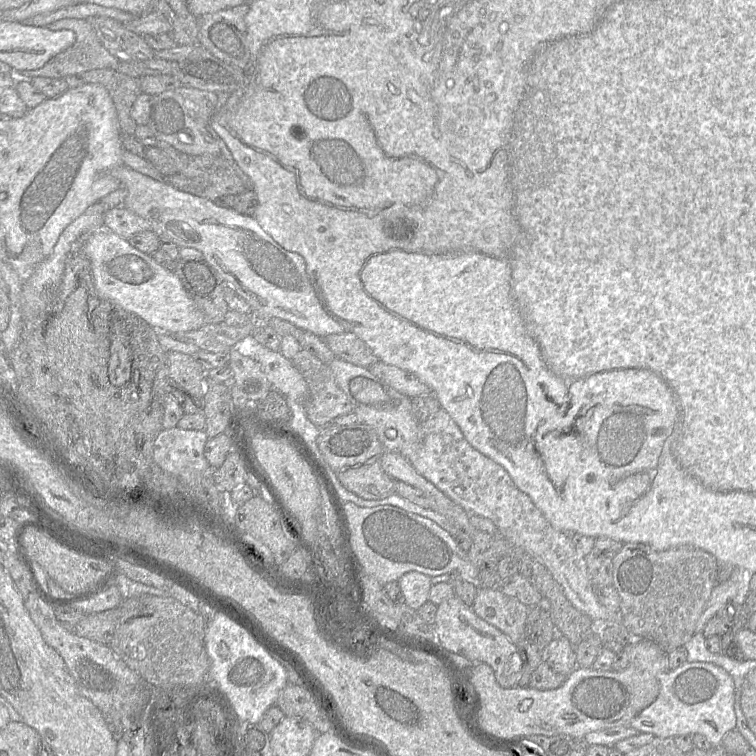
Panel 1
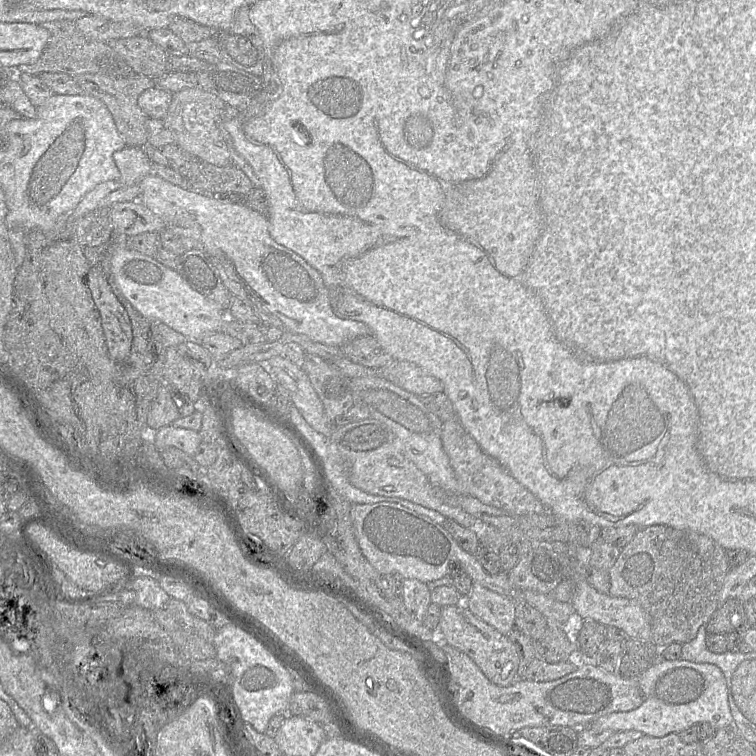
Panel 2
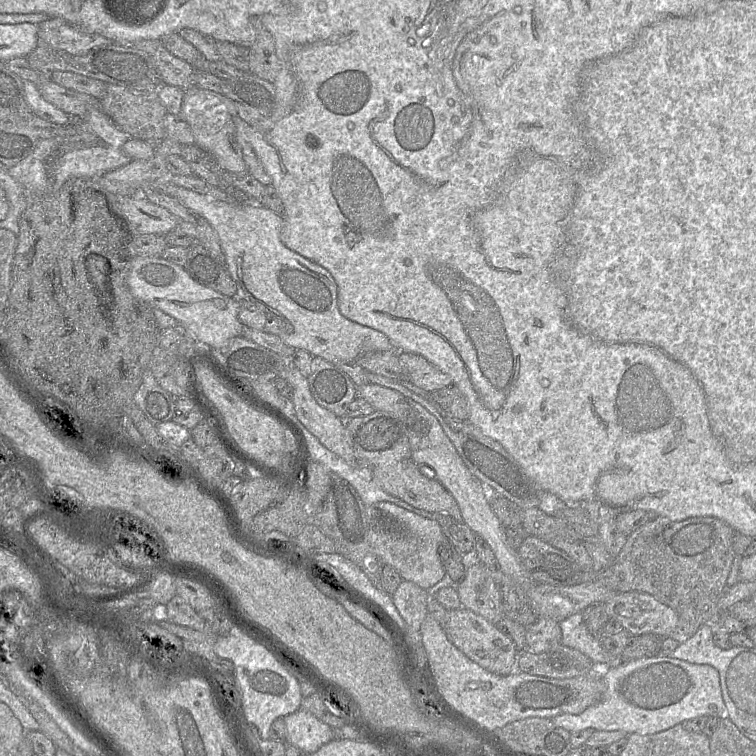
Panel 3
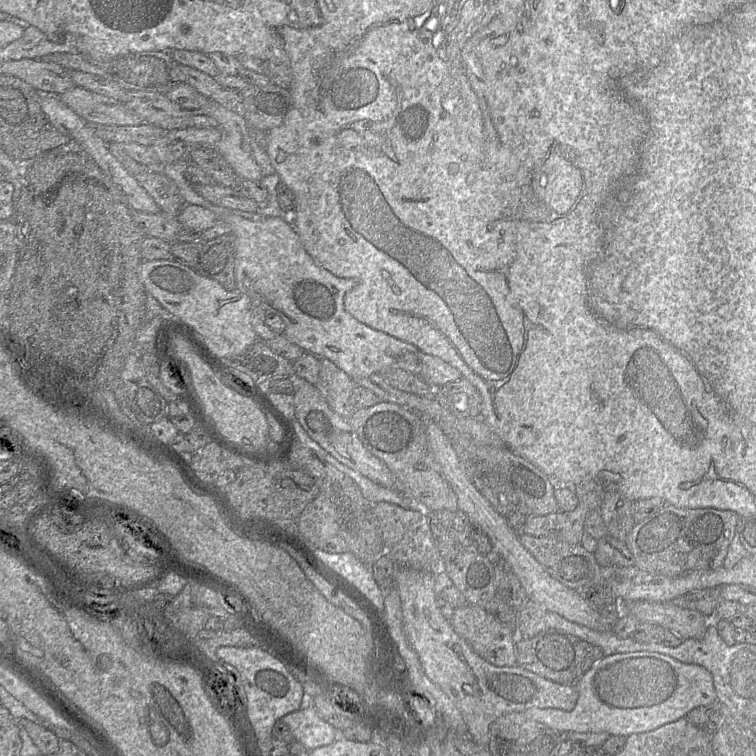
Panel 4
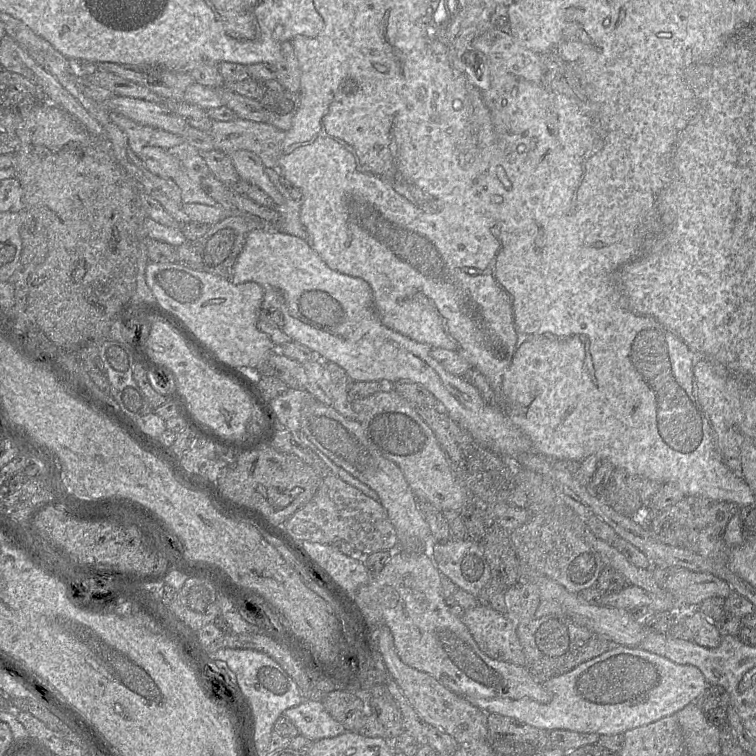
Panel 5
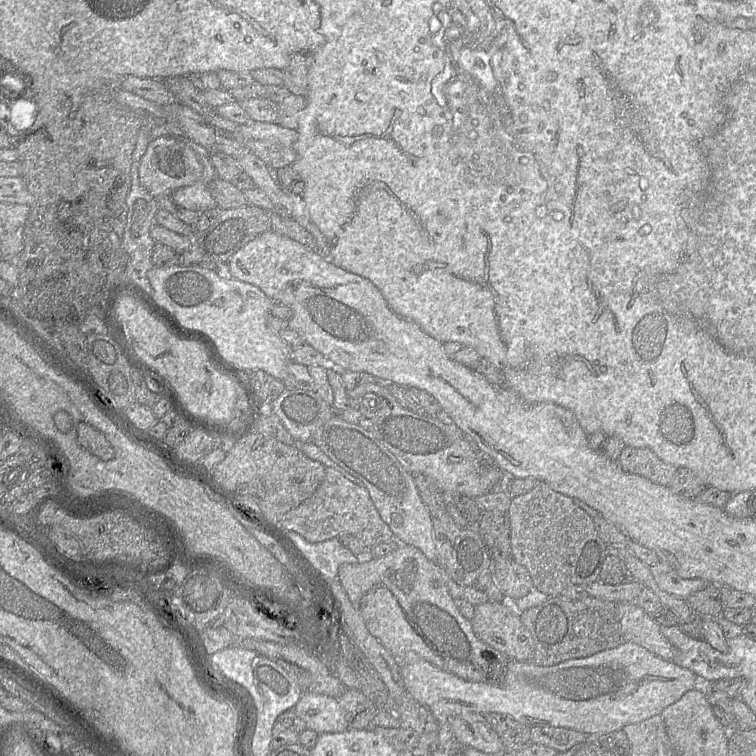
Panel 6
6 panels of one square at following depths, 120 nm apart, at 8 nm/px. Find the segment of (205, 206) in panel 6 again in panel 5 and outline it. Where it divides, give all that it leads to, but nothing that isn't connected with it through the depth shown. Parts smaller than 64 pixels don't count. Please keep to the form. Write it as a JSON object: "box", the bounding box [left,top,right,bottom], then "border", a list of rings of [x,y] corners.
{"box":[166,142,217,206],"border":[[[187,142],[166,150],[179,160],[179,170],[173,180],[180,188],[182,202],[217,206],[201,188],[201,180],[210,174],[202,153]]]}

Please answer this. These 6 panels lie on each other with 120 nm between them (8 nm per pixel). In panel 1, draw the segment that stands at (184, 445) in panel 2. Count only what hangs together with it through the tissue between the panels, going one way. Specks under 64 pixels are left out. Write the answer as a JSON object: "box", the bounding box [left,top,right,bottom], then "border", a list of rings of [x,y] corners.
{"box":[154,429,213,484],"border":[[[163,429],[154,442],[154,462],[186,484],[199,483],[213,469],[204,456],[207,440],[205,430]]]}

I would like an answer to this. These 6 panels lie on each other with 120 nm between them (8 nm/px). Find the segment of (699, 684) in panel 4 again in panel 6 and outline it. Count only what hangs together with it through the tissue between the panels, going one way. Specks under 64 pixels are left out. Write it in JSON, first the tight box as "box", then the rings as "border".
{"box":[400,641,696,747],"border":[[[624,641],[616,648],[606,649],[584,658],[569,659],[553,666],[538,666],[532,661],[521,662],[510,659],[505,678],[498,684],[464,680],[426,660],[402,662],[400,674],[402,684],[409,695],[427,707],[438,721],[438,747],[443,747],[454,740],[448,719],[461,713],[500,713],[529,727],[536,725],[564,727],[585,733],[591,739],[660,715],[666,707],[677,702],[684,693],[696,686],[696,674],[693,671],[672,661],[663,660],[630,641]]]}

